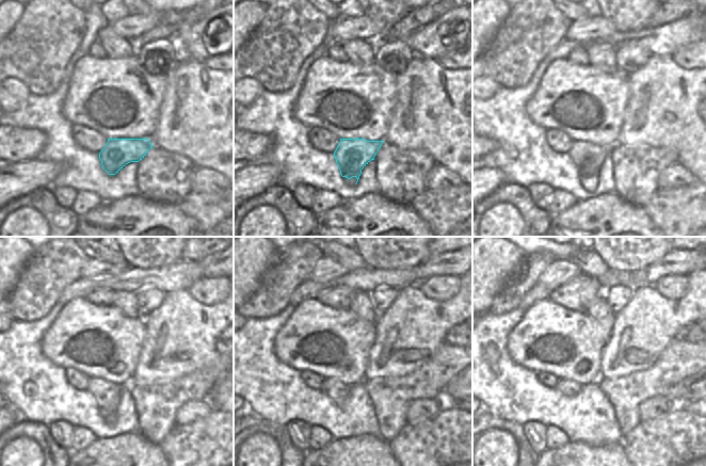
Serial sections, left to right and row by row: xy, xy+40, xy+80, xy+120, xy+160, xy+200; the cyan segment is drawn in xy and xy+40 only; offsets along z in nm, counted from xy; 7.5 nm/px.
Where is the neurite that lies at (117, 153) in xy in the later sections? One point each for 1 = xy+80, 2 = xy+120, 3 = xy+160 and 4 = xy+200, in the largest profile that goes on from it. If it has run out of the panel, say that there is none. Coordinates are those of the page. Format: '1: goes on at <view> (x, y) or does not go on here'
1: goes on at xy+80 (588, 157)
2: goes on at xy+120 (107, 395)
3: goes on at xy+160 (332, 387)
4: goes on at xy+200 (567, 387)

